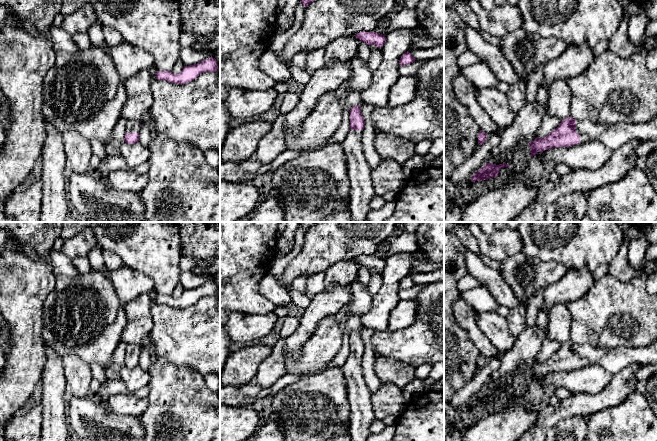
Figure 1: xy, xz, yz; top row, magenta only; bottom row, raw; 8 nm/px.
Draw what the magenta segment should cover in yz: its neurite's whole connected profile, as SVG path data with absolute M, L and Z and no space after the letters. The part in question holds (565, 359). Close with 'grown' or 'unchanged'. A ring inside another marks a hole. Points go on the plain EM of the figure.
M657 341L641 348L595 348L565 342L546 361L530 365L531 381L551 372L569 371L591 364L599 364L611 374L616 374L631 364L657 363Z; grown

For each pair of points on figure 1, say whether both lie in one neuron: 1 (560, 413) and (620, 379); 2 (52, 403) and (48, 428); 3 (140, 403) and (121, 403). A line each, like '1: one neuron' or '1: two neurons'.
1: one neuron
2: one neuron
3: one neuron

